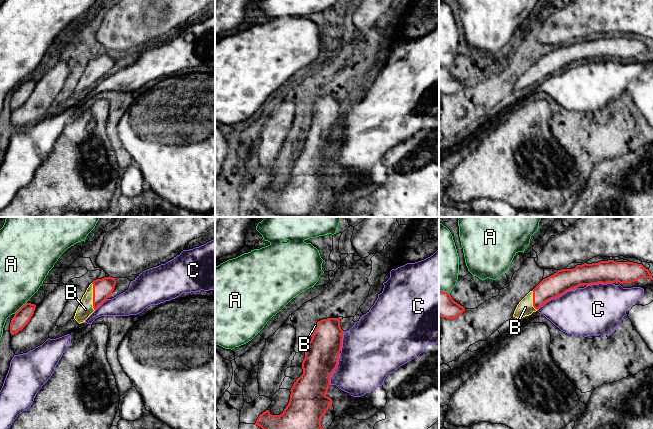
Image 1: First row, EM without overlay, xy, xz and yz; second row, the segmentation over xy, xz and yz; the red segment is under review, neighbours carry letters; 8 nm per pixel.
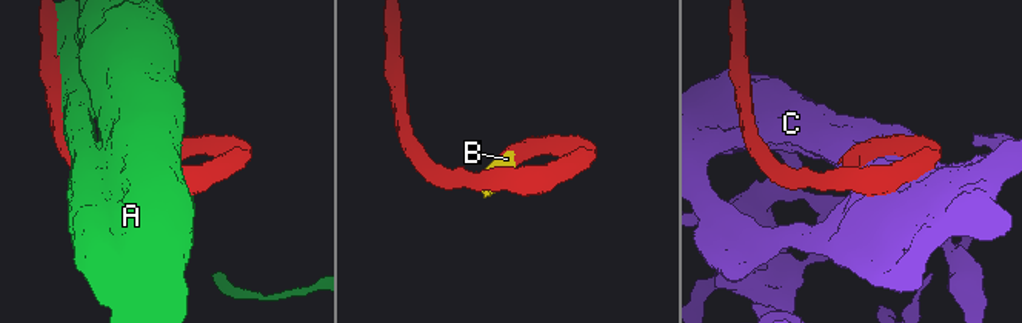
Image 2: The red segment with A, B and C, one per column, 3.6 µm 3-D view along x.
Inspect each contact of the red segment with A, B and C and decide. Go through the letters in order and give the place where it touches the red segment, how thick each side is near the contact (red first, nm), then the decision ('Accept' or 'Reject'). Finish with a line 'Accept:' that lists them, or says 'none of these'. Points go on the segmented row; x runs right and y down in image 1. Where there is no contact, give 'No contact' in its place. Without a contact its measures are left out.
A: Touches red at xy (21, 307). Thickness 130 nm (red) against 340 nm. Reject
B: Touches red at xy (93, 297). Thickness 160 nm (red) against 120 nm. Accept
C: Touches red at yz (557, 296). Thickness 180 nm (red) against 380 nm. Reject
Accept: B

